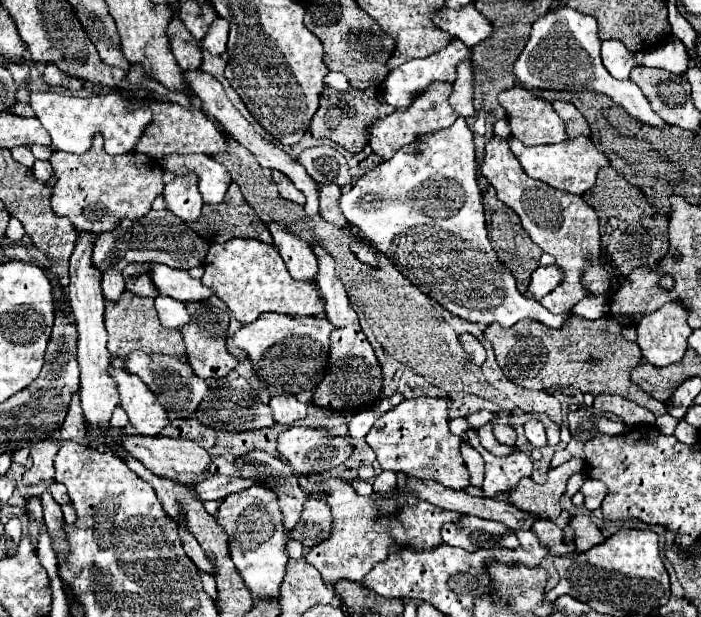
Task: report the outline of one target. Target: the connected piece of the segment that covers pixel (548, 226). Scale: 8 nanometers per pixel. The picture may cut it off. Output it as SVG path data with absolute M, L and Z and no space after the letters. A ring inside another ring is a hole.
M489 138L485 144L485 156L479 164L481 176L489 180L495 188L497 198L513 208L521 218L523 228L529 232L531 240L547 254L555 258L555 266L563 272L561 284L551 290L541 304L553 314L571 312L571 308L589 294L589 288L581 282L583 274L601 260L601 236L599 236L599 222L595 210L581 200L581 196L573 196L569 192L553 190L551 186L529 178L517 158L511 154L509 144L505 138ZM537 188L537 190L535 190Z

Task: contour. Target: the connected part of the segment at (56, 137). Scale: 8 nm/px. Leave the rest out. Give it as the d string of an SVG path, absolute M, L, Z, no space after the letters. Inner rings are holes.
M135 62L135 64L131 64L131 68L127 72L127 82L131 86L137 86L137 92L129 90L129 88L119 88L119 90L91 96L91 98L63 96L63 94L55 94L55 92L37 92L37 94L31 94L29 106L33 108L35 116L41 120L45 130L51 134L55 150L83 154L89 150L89 138L95 132L101 132L105 138L107 154L127 154L127 152L135 150L135 144L141 138L143 128L147 128L153 122L153 112L149 108L149 100L151 100L149 90L139 88L141 80L147 80L147 78L149 78L149 74L143 70L143 64ZM141 90L145 90L147 96L139 98L139 94L143 94Z

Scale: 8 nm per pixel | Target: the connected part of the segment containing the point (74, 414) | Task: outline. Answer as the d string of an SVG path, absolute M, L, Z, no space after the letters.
M79 394L71 396L69 410L65 416L63 426L59 428L61 440L73 440L73 442L85 442L85 426L81 424L81 408L79 408Z

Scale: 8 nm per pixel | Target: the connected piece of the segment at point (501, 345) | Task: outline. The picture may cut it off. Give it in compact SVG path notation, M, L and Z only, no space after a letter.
M573 314L569 318L569 324L559 330L545 328L535 320L521 320L509 328L489 324L483 334L493 344L499 368L517 386L529 390L557 390L573 386L593 396L619 394L651 410L655 416L667 414L667 406L663 402L647 396L647 392L631 382L629 374L641 362L641 348L633 342L623 340L621 328L623 324L611 316L589 320Z

